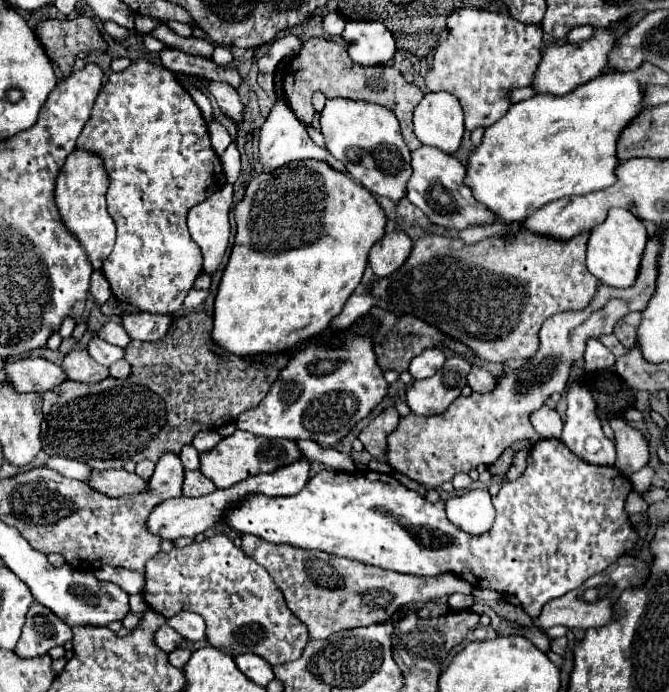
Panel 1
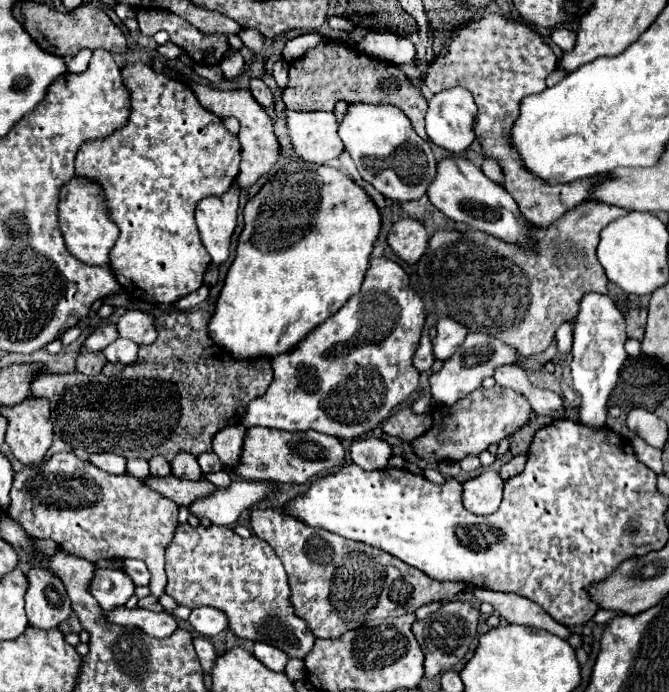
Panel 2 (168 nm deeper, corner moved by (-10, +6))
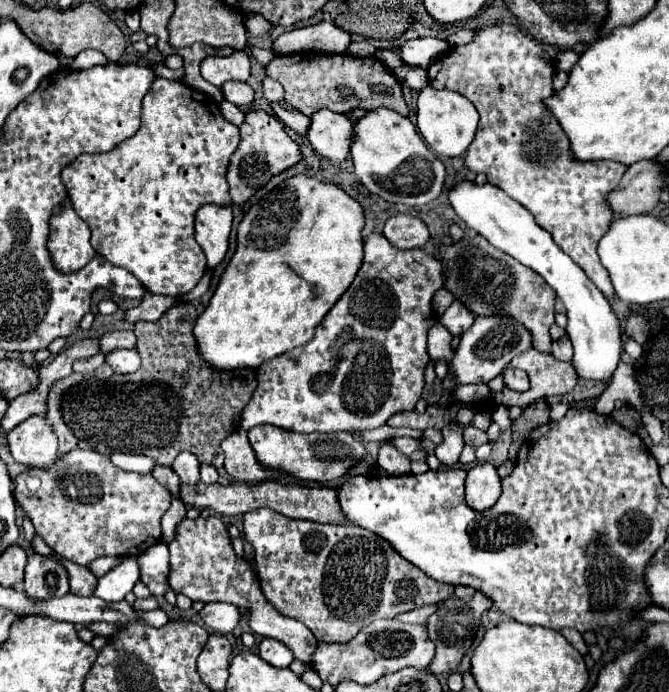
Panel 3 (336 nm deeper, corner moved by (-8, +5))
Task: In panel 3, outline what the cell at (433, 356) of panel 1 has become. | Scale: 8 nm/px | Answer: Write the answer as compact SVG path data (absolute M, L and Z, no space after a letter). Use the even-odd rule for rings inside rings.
M452 303L446 309L446 313L440 317L440 323L450 331L452 337L460 337L464 331L468 331L472 321L474 321L474 315L466 313L466 307L458 303Z

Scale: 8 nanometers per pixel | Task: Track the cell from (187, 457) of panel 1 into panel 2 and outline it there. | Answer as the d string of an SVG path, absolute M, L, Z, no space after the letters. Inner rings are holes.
M206 452L198 456L198 464L202 468L204 474L212 474L212 472L220 472L224 468L224 464L218 460L218 456L214 452Z

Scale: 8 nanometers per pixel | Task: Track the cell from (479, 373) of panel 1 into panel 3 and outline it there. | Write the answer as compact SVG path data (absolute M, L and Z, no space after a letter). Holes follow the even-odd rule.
M508 367L508 369L504 369L502 375L504 375L504 385L508 389L518 391L518 393L524 393L524 391L530 389L530 381L528 381L528 377L526 377L526 373L522 369Z

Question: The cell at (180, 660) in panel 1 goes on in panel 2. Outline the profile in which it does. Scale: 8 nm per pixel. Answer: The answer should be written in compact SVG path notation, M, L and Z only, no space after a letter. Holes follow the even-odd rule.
M198 636L198 638L194 638L194 648L196 648L198 660L200 660L200 664L202 664L202 670L204 670L206 674L210 674L210 670L214 668L214 662L216 662L216 658L218 658L214 644L212 644L208 638Z

